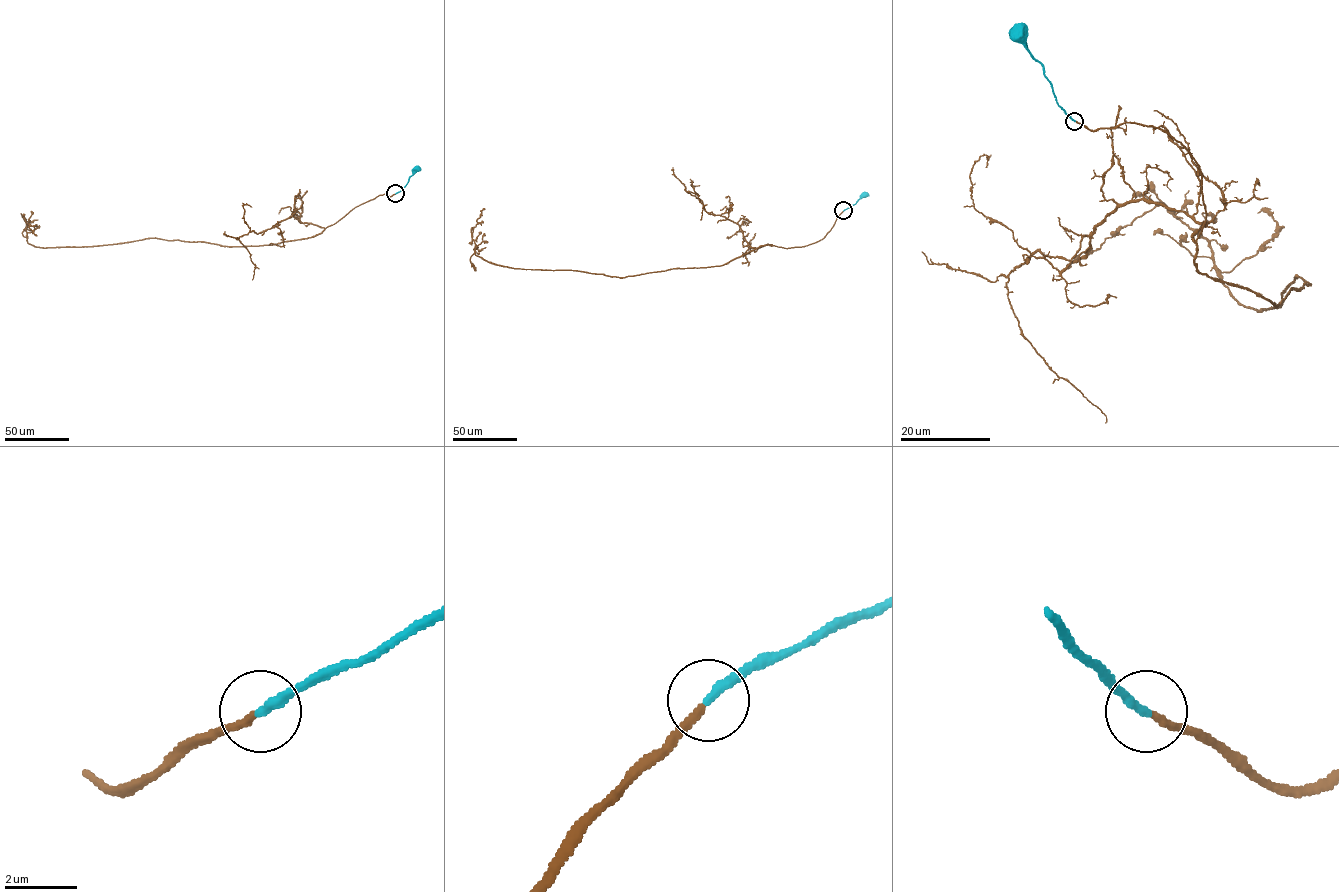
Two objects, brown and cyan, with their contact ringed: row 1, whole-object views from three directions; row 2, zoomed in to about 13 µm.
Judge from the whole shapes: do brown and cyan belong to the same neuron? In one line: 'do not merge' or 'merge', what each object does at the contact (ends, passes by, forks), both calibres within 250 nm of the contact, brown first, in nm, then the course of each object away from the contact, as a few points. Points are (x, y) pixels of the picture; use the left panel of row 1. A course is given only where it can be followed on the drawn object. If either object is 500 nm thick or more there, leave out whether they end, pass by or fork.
merge; brown ends; cyan ends; calibres 190 and 280 nm; course brown (395, 193), (360, 204), (312, 237), (273, 244), (147, 238), (35, 247), (27, 240), (24, 217), (37, 235); course cyan (395, 193), (403, 189), (416, 168)

